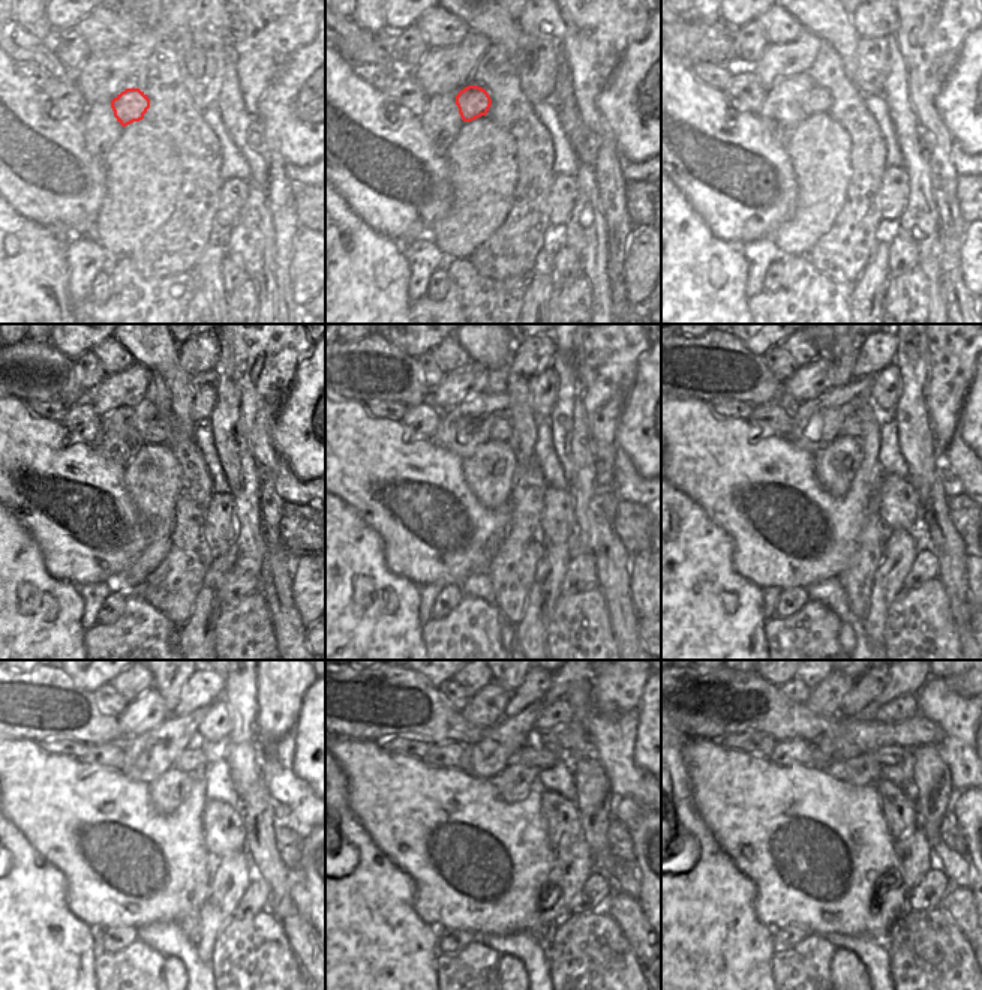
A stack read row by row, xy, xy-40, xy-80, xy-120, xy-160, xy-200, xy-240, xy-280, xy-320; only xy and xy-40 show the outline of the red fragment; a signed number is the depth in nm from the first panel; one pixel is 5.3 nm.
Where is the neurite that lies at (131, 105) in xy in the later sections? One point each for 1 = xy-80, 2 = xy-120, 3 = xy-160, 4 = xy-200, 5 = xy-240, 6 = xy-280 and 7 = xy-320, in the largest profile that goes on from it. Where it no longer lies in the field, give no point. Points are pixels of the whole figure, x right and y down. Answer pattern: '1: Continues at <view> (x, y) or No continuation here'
1: Continues at xy-80 (819, 101)
2: Continues at xy-120 (158, 431)
3: Continues at xy-160 (501, 431)
4: Continues at xy-200 (852, 426)
5: Continues at xy-240 (197, 756)
6: Continues at xy-280 (532, 755)
7: Continues at xy-320 (891, 756)

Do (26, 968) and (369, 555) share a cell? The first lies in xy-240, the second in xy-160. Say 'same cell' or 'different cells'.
same cell

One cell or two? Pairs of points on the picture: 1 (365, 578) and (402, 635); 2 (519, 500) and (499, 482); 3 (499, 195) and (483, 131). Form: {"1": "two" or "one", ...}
{"1": "one", "2": "two", "3": "one"}

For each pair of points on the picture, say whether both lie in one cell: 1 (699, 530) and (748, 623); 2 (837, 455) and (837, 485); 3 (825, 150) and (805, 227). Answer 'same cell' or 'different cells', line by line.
1: same cell
2: same cell
3: same cell

